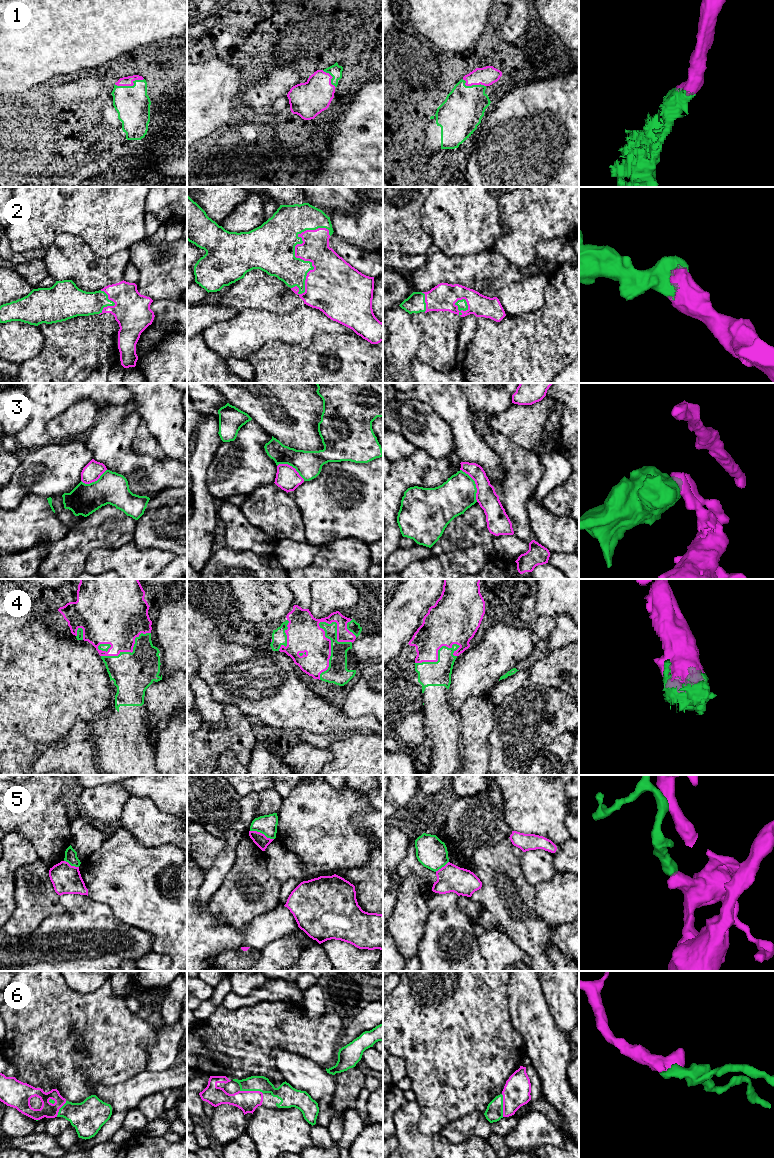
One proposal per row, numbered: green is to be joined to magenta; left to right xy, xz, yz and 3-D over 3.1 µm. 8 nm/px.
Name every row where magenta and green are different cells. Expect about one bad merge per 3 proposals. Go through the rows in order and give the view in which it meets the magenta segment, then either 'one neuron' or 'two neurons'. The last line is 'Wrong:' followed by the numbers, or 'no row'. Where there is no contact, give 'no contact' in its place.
1: contact in xy; one neuron
2: contact in xz; one neuron
3: contact in yz; two neurons
4: contact in xz; one neuron
5: contact in xz; two neurons
6: contact in xz; one neuron
Wrong: 3, 5

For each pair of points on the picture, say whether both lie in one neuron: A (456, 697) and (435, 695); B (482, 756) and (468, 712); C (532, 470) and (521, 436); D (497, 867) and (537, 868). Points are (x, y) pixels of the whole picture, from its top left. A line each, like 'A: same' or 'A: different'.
A: different
B: same
C: different
D: different

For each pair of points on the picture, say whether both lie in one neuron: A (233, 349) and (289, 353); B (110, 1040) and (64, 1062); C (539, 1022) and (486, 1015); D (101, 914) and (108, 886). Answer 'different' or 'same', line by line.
A: different
B: same
C: different
D: different

